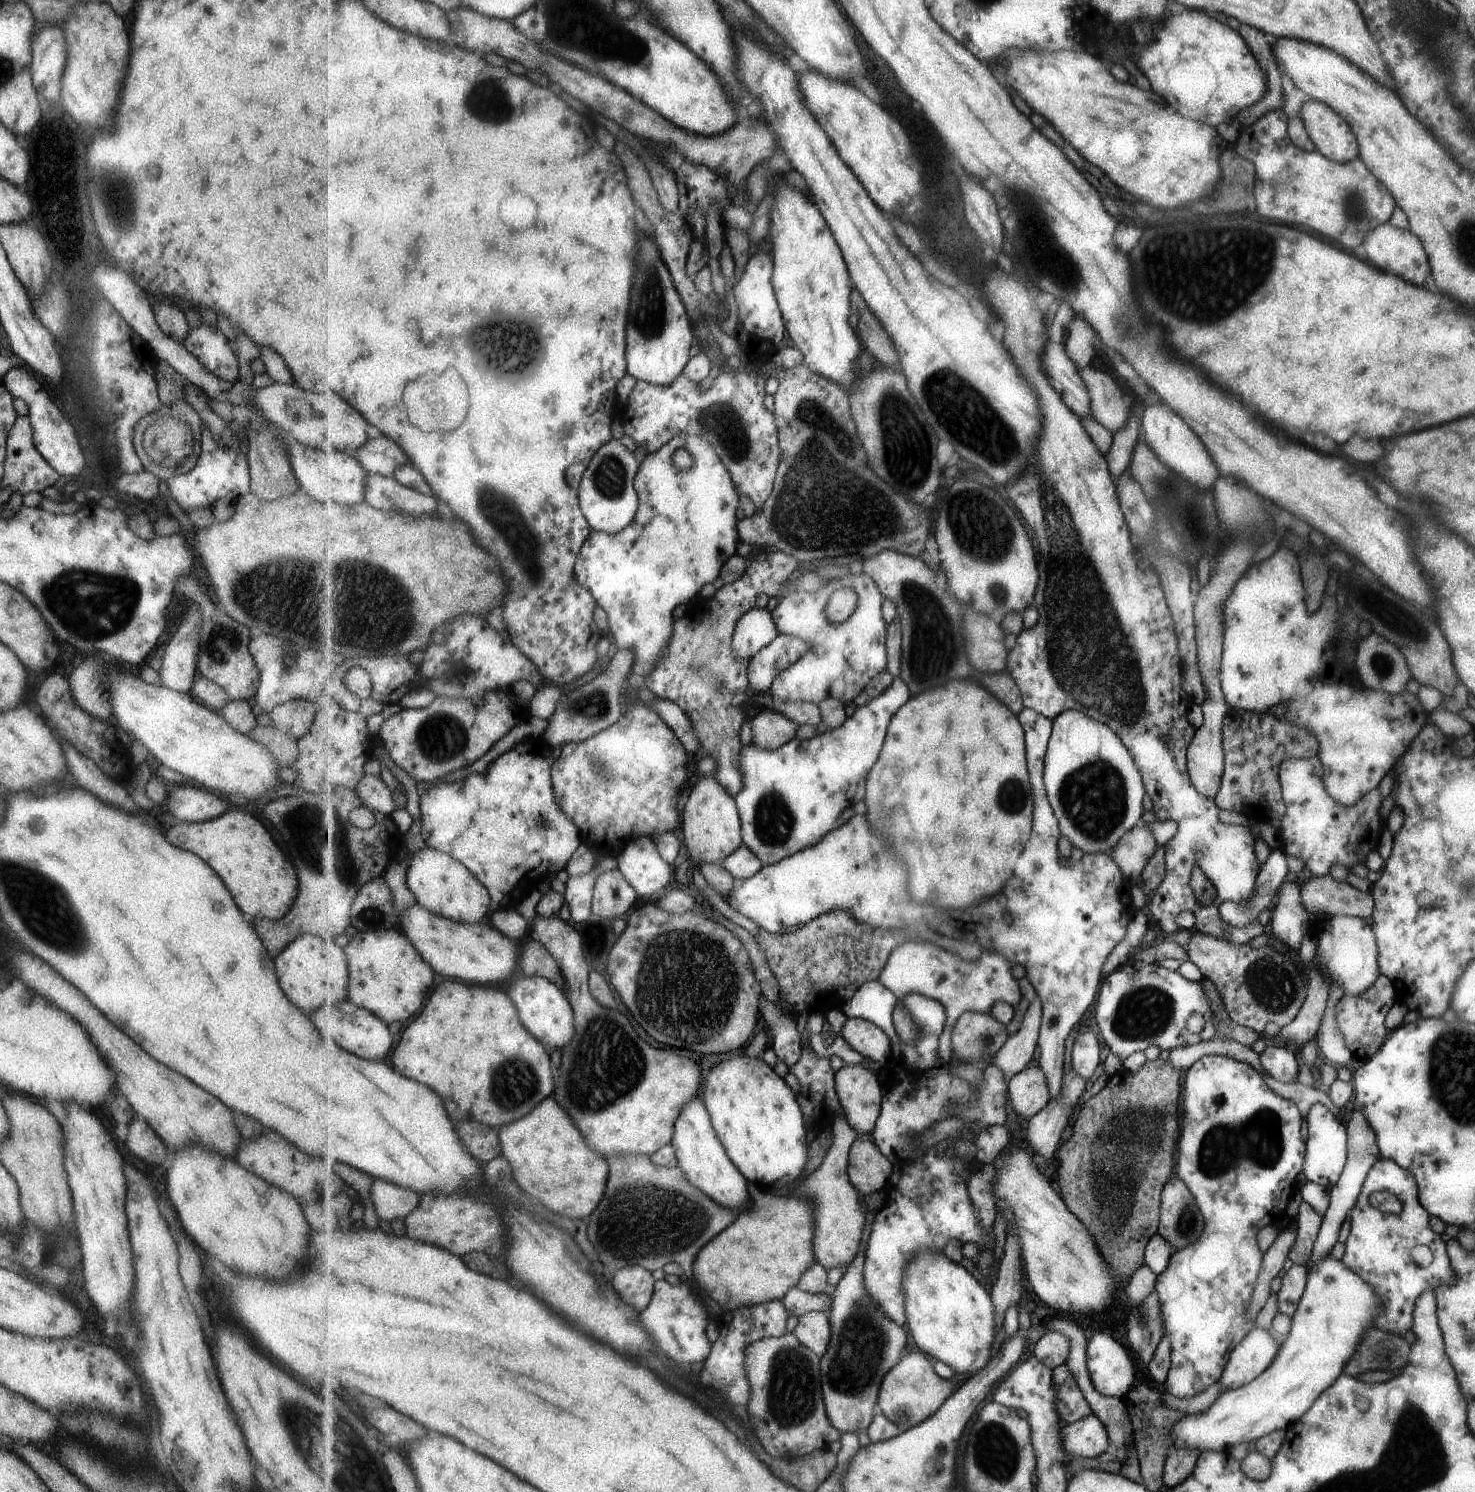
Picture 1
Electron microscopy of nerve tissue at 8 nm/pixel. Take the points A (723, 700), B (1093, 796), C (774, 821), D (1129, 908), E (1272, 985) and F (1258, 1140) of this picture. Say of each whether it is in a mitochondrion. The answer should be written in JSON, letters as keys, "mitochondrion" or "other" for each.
{"A":"mitochondrion","B":"mitochondrion","C":"mitochondrion","D":"other","E":"mitochondrion","F":"mitochondrion"}

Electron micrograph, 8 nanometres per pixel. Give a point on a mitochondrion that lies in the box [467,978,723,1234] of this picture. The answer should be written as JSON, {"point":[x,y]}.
{"point":[606,1067]}

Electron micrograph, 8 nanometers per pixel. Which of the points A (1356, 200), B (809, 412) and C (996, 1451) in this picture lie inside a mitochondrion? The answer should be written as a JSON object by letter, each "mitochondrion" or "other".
{"A":"mitochondrion","B":"mitochondrion","C":"mitochondrion"}

